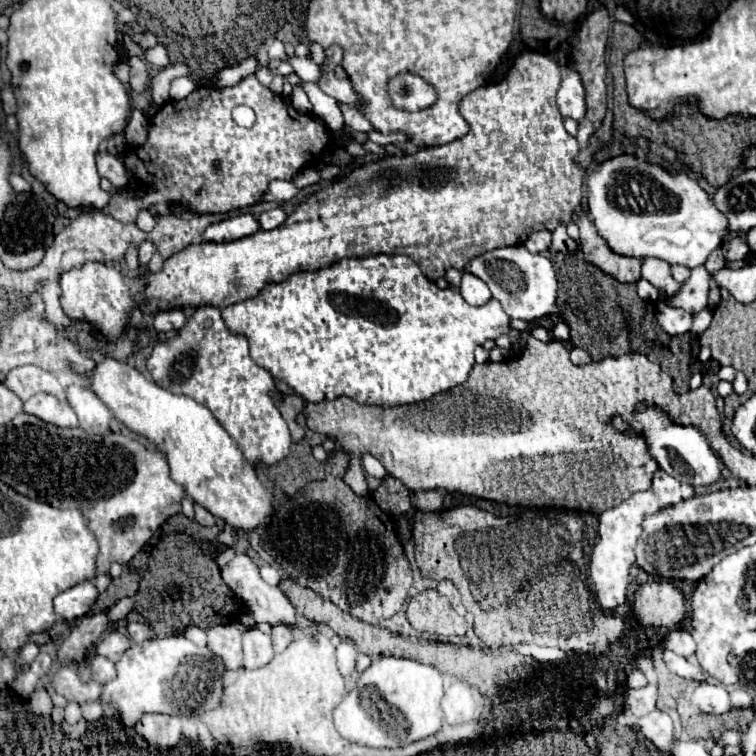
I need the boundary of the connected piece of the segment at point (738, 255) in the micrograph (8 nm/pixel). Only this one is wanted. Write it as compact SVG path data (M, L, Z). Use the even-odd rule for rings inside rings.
M736 238L736 240L728 242L722 250L724 250L726 260L742 260L748 254L748 246L746 246L746 242L742 238Z

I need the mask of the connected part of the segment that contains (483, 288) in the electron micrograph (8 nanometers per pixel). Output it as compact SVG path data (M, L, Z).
M464 272L464 276L462 276L460 294L472 306L480 306L480 304L484 304L484 302L488 302L492 298L488 286L486 284L474 284L474 276L468 274L468 272Z

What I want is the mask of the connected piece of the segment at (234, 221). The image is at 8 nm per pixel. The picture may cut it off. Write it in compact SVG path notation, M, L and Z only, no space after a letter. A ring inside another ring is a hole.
M240 214L240 216L234 216L234 218L208 226L202 236L206 242L232 242L232 240L250 236L258 230L260 230L260 224L256 222L256 218L252 214Z

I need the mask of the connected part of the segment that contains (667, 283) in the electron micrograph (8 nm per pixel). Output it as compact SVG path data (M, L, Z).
M646 258L642 262L642 278L654 284L656 288L664 290L668 298L672 298L680 290L680 282L676 282L670 274L670 264L660 260L660 258Z

